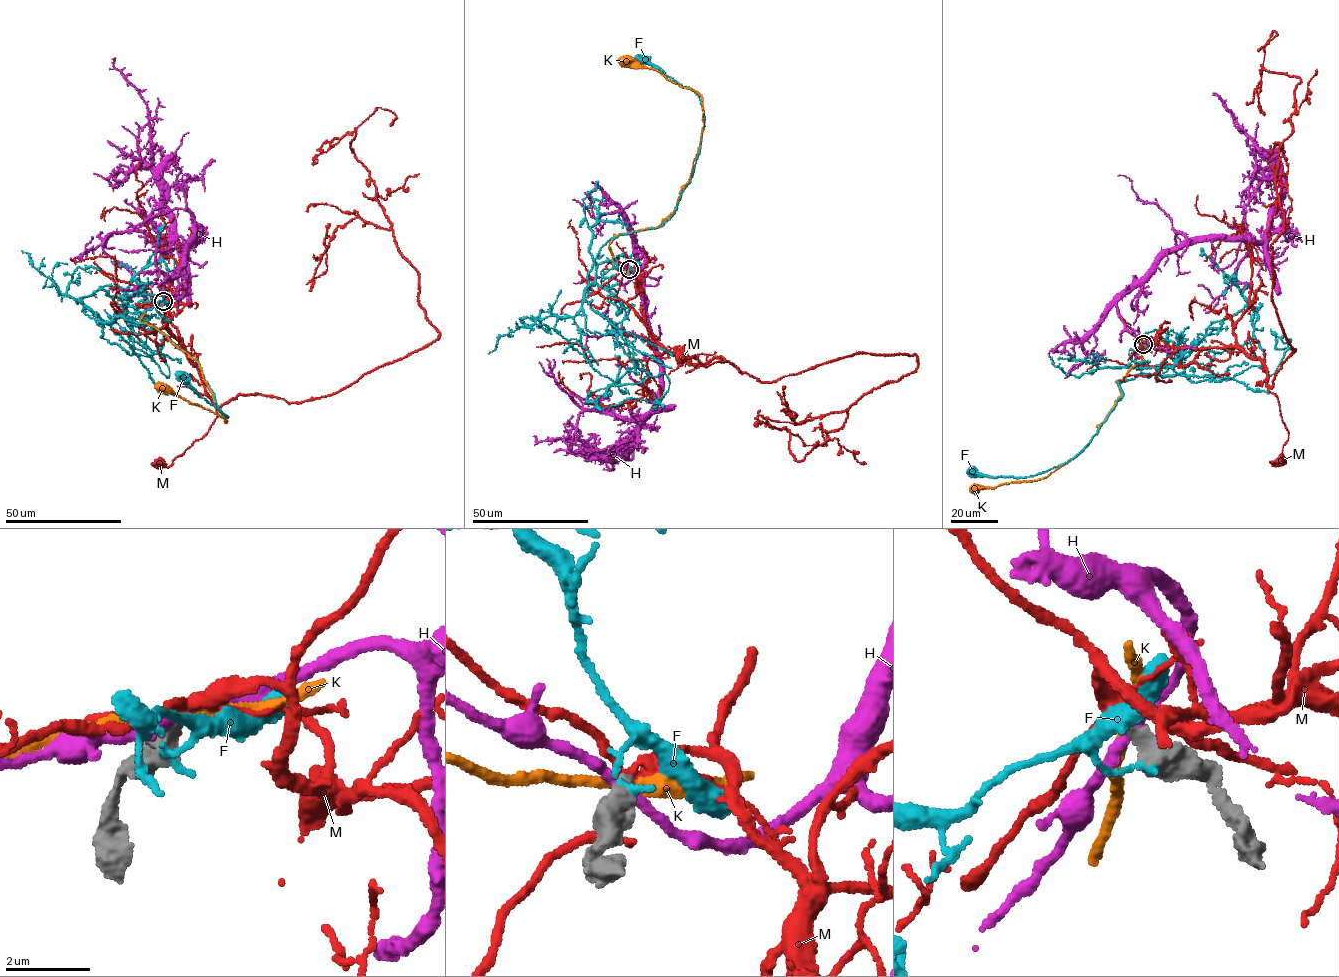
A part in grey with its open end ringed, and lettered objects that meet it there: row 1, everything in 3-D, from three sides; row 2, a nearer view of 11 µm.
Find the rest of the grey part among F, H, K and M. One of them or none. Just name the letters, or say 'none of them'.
none of them

